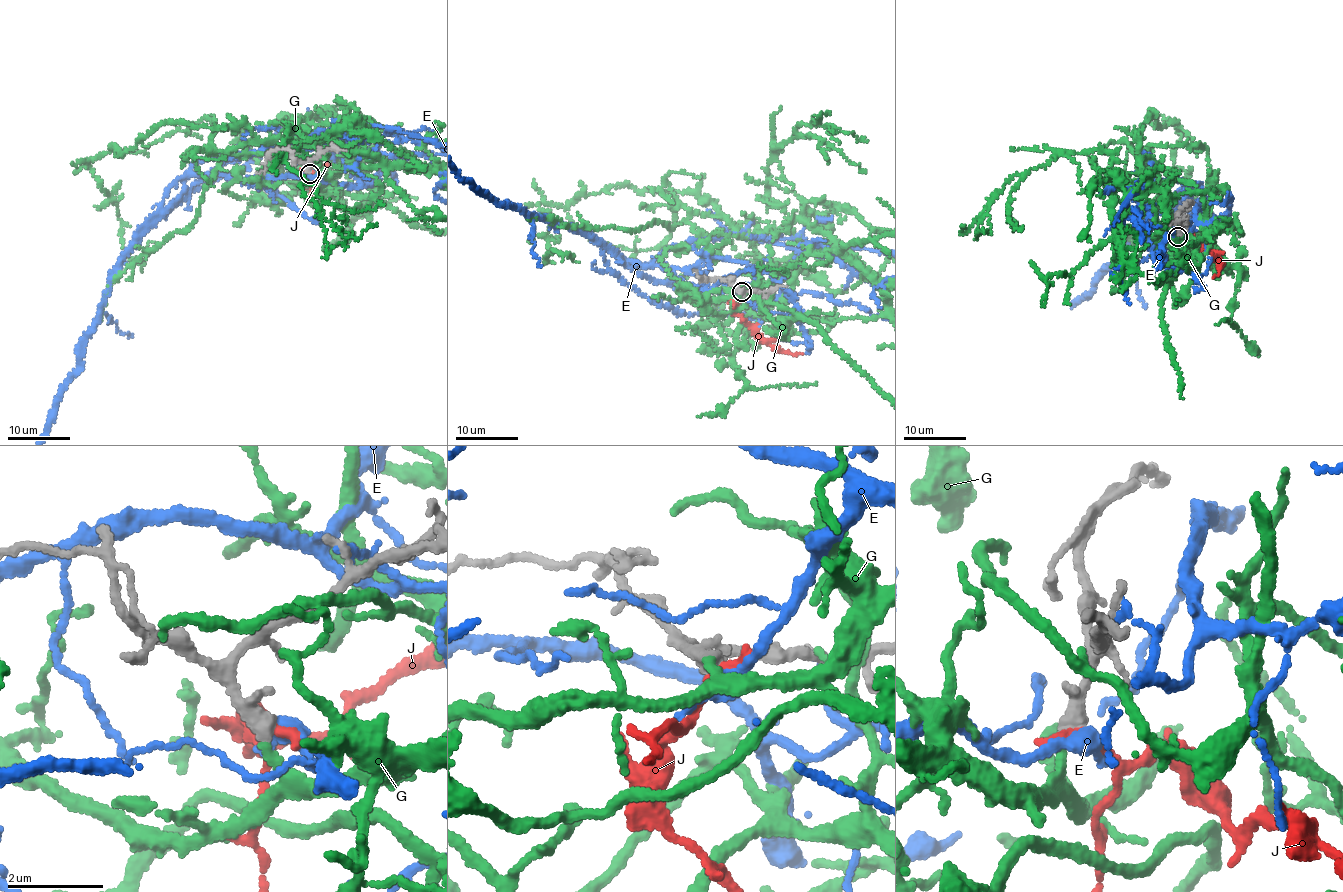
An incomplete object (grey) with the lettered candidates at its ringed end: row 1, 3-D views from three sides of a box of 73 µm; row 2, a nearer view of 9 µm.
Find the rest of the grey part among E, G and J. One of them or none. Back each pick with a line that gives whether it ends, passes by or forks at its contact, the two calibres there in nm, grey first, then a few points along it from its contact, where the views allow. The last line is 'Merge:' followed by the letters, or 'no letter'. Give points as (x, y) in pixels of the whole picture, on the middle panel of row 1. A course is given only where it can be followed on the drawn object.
G: it ends; calibres 380 and 190 nm
Merge: G

